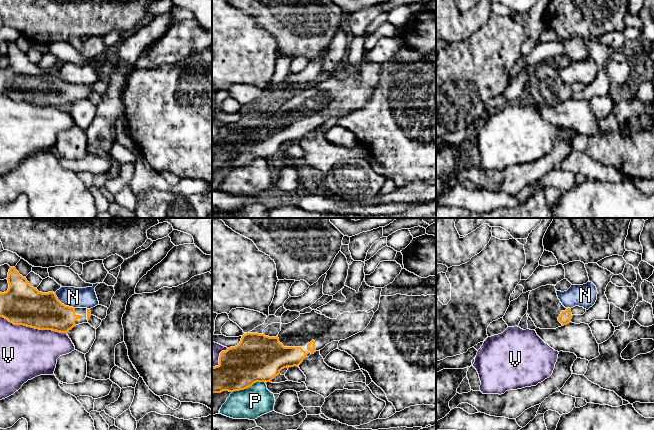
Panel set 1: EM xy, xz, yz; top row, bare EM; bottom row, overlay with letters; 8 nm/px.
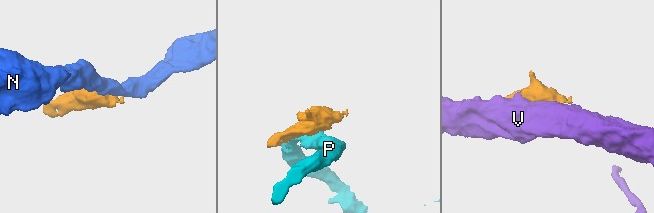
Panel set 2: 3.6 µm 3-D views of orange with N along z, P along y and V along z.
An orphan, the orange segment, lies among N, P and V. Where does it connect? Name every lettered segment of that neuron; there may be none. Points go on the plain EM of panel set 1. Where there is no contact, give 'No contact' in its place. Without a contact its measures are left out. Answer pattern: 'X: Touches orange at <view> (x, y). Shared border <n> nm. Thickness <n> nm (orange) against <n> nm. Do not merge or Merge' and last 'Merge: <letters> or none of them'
N: Touches orange at xy (63, 80). Shared border 200 nm. Thickness 300 nm (orange) against 160 nm. Do not merge
P: Touches orange at xz (248, 163). Shared border 280 nm. Thickness 380 nm (orange) against 260 nm. Do not merge
V: Touches orange at xy (33, 103). Shared border 550 nm. Thickness 320 nm (orange) against 420 nm. Do not merge
Merge: none of them

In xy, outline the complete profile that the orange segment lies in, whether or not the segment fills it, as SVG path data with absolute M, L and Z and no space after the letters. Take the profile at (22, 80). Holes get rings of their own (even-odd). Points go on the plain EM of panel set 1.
M15 43L9 45L7 56L8 66L0 68L0 93L14 101L67 109L91 93L90 85L65 82L54 68L39 68Z

